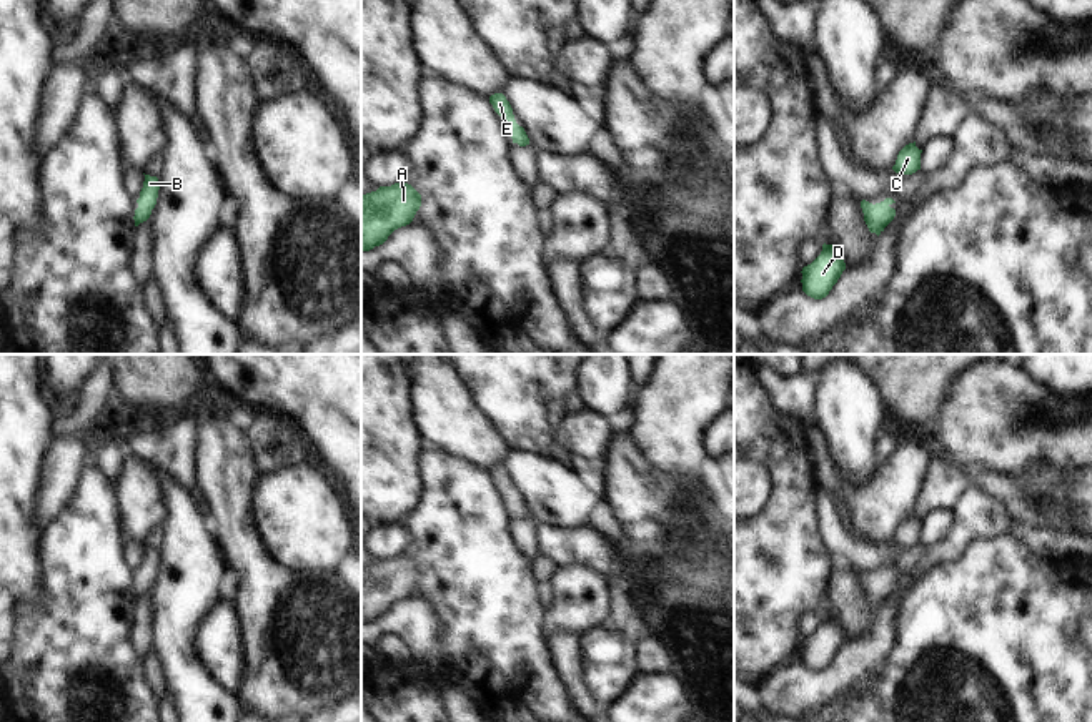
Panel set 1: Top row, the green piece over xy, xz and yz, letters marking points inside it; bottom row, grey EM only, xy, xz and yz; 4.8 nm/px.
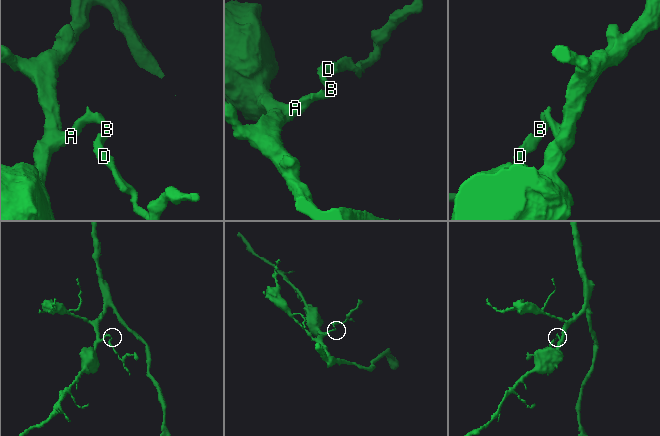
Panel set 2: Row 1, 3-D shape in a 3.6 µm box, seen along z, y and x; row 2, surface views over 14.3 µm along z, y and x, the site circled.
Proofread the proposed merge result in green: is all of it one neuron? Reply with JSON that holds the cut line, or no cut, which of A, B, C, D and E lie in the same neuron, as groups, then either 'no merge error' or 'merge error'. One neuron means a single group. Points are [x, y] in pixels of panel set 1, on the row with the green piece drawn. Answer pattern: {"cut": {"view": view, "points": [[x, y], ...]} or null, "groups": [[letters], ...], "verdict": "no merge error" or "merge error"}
{"cut": null, "groups": [["A", "B", "C", "D", "E"]], "verdict": "no merge error"}

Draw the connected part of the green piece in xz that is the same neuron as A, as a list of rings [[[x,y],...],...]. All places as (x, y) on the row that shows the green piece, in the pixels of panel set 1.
[[[405,181],[361,195],[361,253],[383,245],[395,230],[410,225],[419,206],[421,195]]]

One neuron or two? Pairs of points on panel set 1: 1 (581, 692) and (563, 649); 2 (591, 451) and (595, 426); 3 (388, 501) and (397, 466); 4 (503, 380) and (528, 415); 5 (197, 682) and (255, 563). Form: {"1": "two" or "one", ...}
{"1": "one", "2": "one", "3": "one", "4": "one", "5": "two"}

